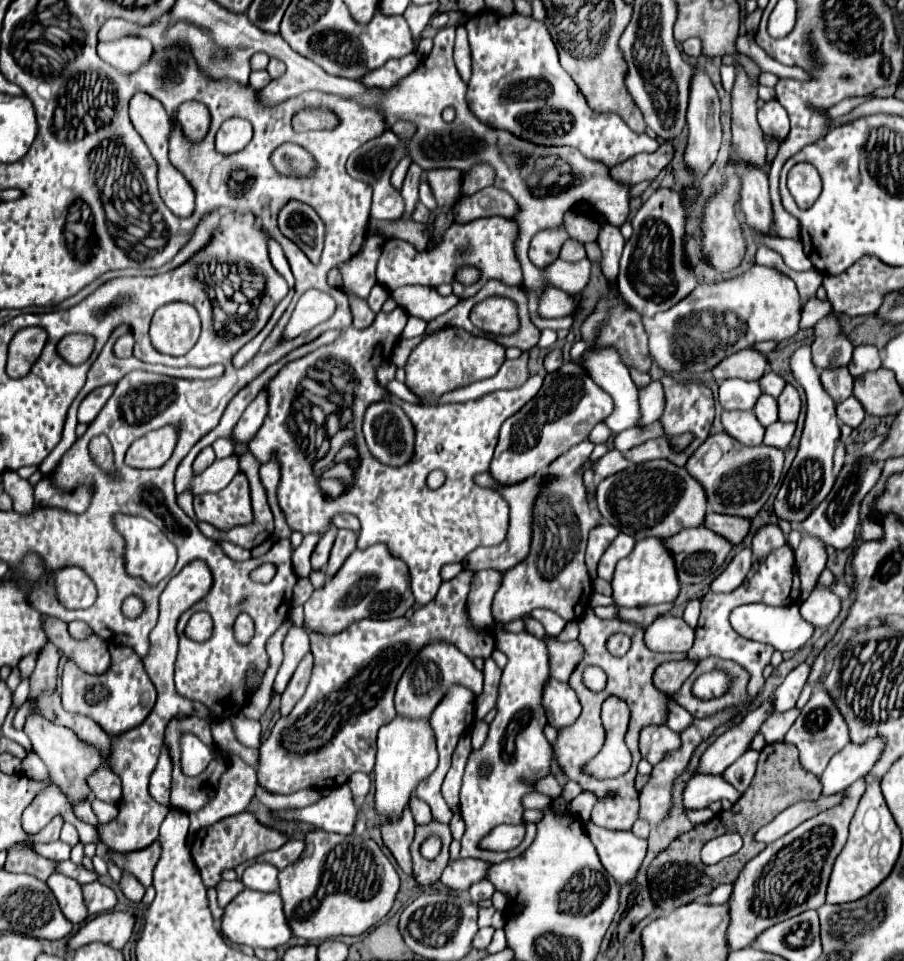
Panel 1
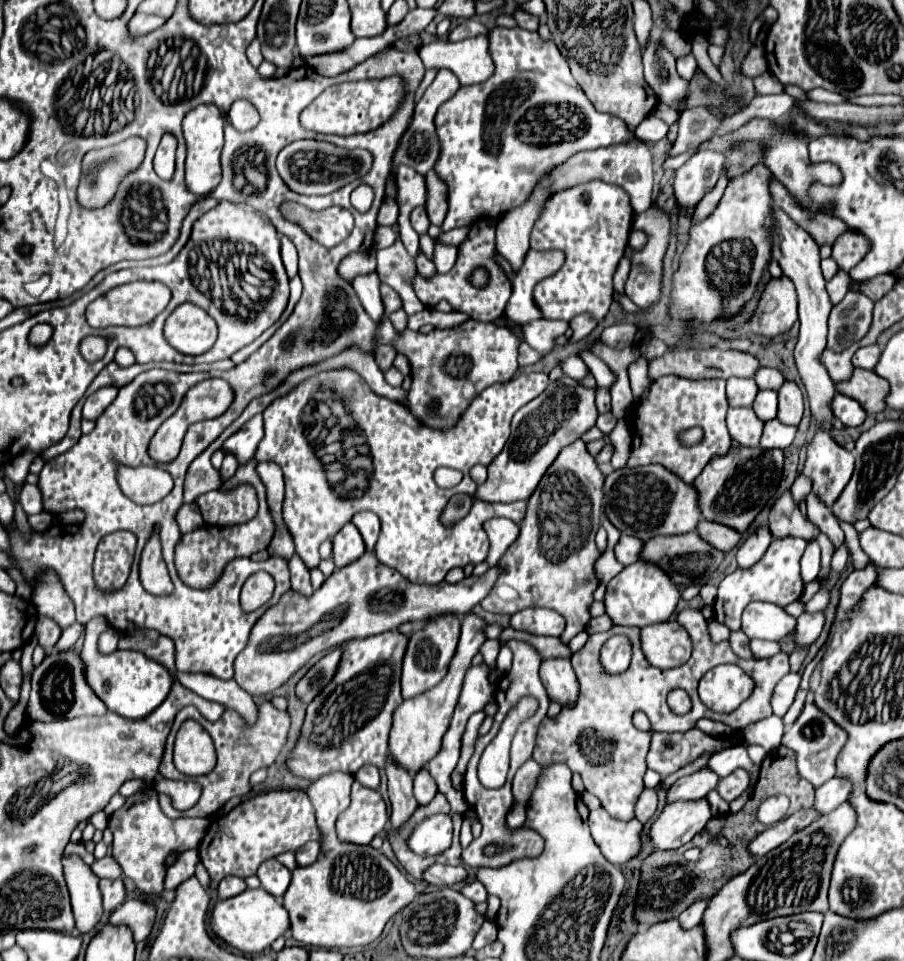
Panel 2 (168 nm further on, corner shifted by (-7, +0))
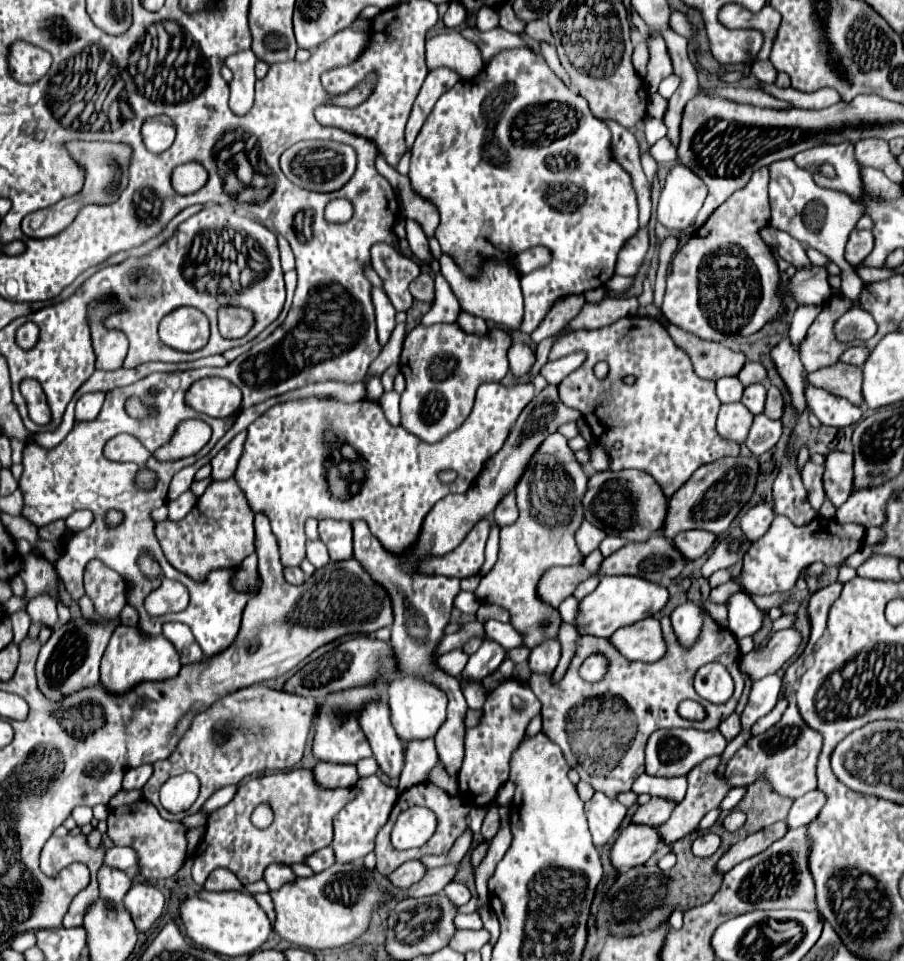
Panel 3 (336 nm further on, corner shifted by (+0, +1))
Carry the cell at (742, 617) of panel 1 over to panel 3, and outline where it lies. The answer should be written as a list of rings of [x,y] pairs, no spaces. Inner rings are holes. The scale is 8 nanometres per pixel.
[[[734,593],[726,601],[728,607],[728,629],[736,639],[754,635],[762,625],[762,611],[750,601],[746,593]]]

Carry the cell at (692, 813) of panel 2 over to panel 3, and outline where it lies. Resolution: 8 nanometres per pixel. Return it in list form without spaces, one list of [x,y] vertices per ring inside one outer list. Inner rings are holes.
[[[628,825],[620,831],[618,839],[610,847],[610,863],[616,871],[626,871],[630,867],[646,863],[652,853],[662,845],[656,827]]]

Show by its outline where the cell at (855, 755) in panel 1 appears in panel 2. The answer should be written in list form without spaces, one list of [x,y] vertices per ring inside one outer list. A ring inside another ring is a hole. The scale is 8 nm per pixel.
[[[833,776],[831,780],[827,780],[821,788],[815,790],[815,810],[819,810],[821,814],[831,812],[849,798],[851,786],[851,780],[845,780],[841,776]]]

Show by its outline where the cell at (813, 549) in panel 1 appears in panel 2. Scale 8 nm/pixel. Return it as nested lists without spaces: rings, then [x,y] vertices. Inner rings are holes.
[[[815,494],[807,496],[807,516],[809,516],[809,520],[813,520],[813,524],[817,524],[819,532],[827,534],[827,538],[833,542],[835,548],[839,548],[843,544],[845,536],[843,536],[841,526],[837,524],[837,518],[831,514],[831,510],[827,506],[823,506],[815,498]]]

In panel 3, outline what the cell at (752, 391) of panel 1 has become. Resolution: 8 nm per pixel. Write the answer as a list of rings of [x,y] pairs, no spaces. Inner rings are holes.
[[[722,377],[716,381],[716,395],[722,403],[734,403],[740,401],[744,393],[744,385],[738,377]]]

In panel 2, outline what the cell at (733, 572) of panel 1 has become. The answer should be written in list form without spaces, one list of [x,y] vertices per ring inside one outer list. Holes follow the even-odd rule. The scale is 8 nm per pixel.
[[[759,528],[755,534],[751,534],[737,552],[737,566],[751,568],[753,564],[757,564],[757,560],[761,560],[761,556],[769,548],[771,540],[773,538],[771,538],[769,528]]]

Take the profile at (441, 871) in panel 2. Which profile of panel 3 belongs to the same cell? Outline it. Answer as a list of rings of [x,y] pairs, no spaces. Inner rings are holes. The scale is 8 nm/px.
[[[408,861],[408,863],[402,863],[394,873],[388,875],[388,881],[396,887],[396,889],[410,889],[414,883],[418,883],[422,877],[426,875],[426,869],[420,861]]]

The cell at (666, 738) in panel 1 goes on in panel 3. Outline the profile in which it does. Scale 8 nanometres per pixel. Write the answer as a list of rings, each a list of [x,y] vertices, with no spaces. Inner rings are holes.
[[[660,729],[652,733],[646,745],[646,773],[654,777],[680,777],[688,775],[700,761],[712,755],[722,755],[726,739],[720,731],[696,731],[696,729]]]

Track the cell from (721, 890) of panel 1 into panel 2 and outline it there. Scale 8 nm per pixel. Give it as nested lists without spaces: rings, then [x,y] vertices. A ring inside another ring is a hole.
[[[697,900],[695,904],[691,904],[681,916],[679,916],[679,922],[683,924],[683,928],[693,928],[701,922],[701,916],[705,912],[705,906],[709,904],[709,900]]]

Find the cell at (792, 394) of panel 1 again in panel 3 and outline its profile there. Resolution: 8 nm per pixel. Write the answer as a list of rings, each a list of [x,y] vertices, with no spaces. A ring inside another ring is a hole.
[[[772,385],[768,387],[768,397],[766,397],[766,407],[764,407],[764,415],[768,415],[770,419],[780,419],[784,411],[784,399],[782,393]]]

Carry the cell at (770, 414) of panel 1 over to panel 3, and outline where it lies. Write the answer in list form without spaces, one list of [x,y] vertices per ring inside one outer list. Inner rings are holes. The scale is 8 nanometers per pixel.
[[[754,383],[754,385],[748,385],[744,389],[744,397],[742,397],[742,403],[754,413],[762,413],[764,411],[764,401],[766,401],[766,387],[762,383]]]

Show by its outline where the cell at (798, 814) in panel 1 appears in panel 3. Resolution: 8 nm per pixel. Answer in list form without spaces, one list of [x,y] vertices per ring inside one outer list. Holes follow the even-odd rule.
[[[778,821],[778,823],[770,825],[770,827],[760,829],[758,833],[748,835],[744,841],[738,841],[736,845],[732,845],[732,847],[720,857],[720,861],[716,863],[716,871],[718,871],[720,875],[728,873],[736,863],[740,863],[740,861],[744,861],[744,859],[750,859],[750,857],[754,857],[754,855],[758,855],[758,853],[762,853],[766,847],[770,847],[774,841],[778,841],[784,833],[786,833],[786,823]]]

